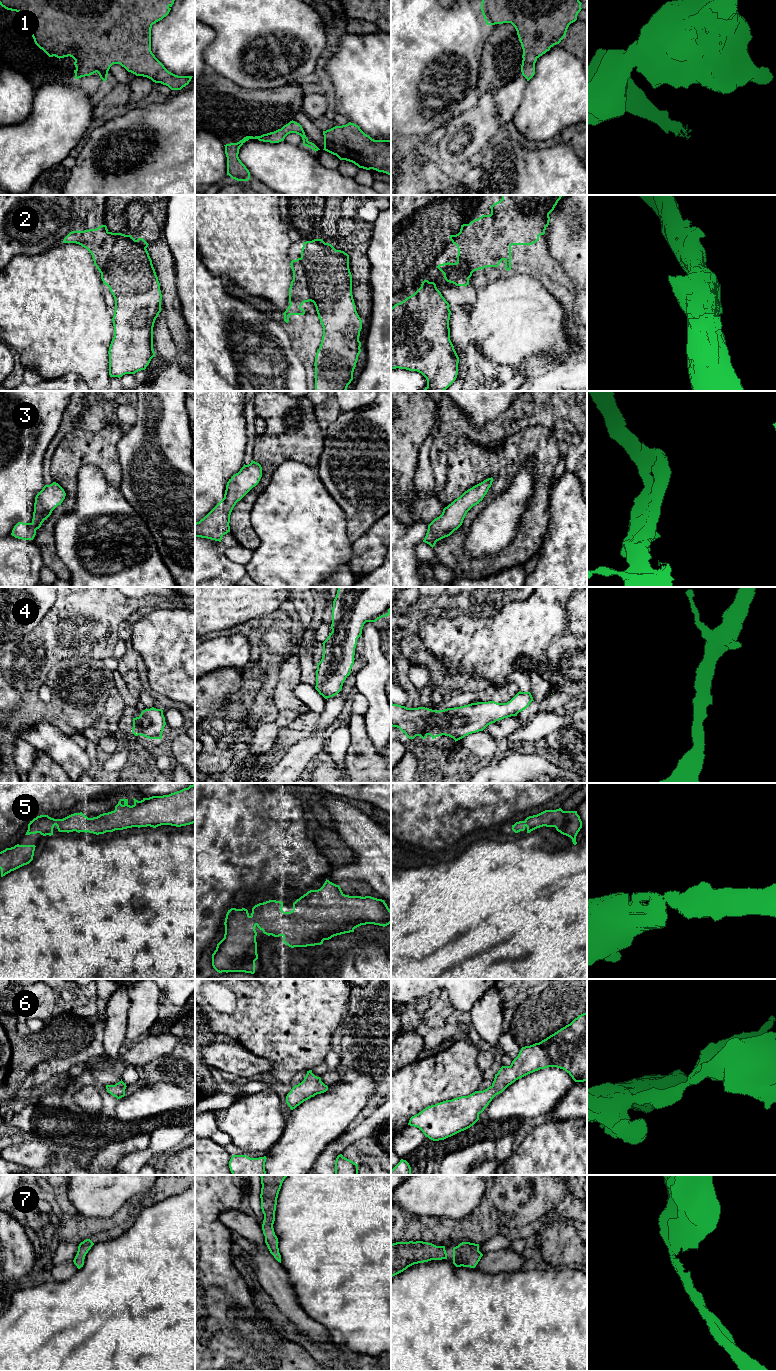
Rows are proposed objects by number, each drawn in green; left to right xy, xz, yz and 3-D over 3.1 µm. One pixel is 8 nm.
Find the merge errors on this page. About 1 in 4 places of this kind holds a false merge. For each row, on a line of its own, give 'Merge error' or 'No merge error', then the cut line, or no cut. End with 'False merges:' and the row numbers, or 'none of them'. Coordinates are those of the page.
1: No merge error. No split
2: No merge error. No split
3: No merge error. No split
4: No merge error. No split
5: No merge error. No split
6: No merge error. No split
7: No merge error. No split
False merges: none of them

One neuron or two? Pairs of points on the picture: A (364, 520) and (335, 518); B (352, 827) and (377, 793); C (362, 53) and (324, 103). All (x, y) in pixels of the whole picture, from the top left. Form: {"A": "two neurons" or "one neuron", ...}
{"A": "two neurons", "B": "two neurons", "C": "two neurons"}

